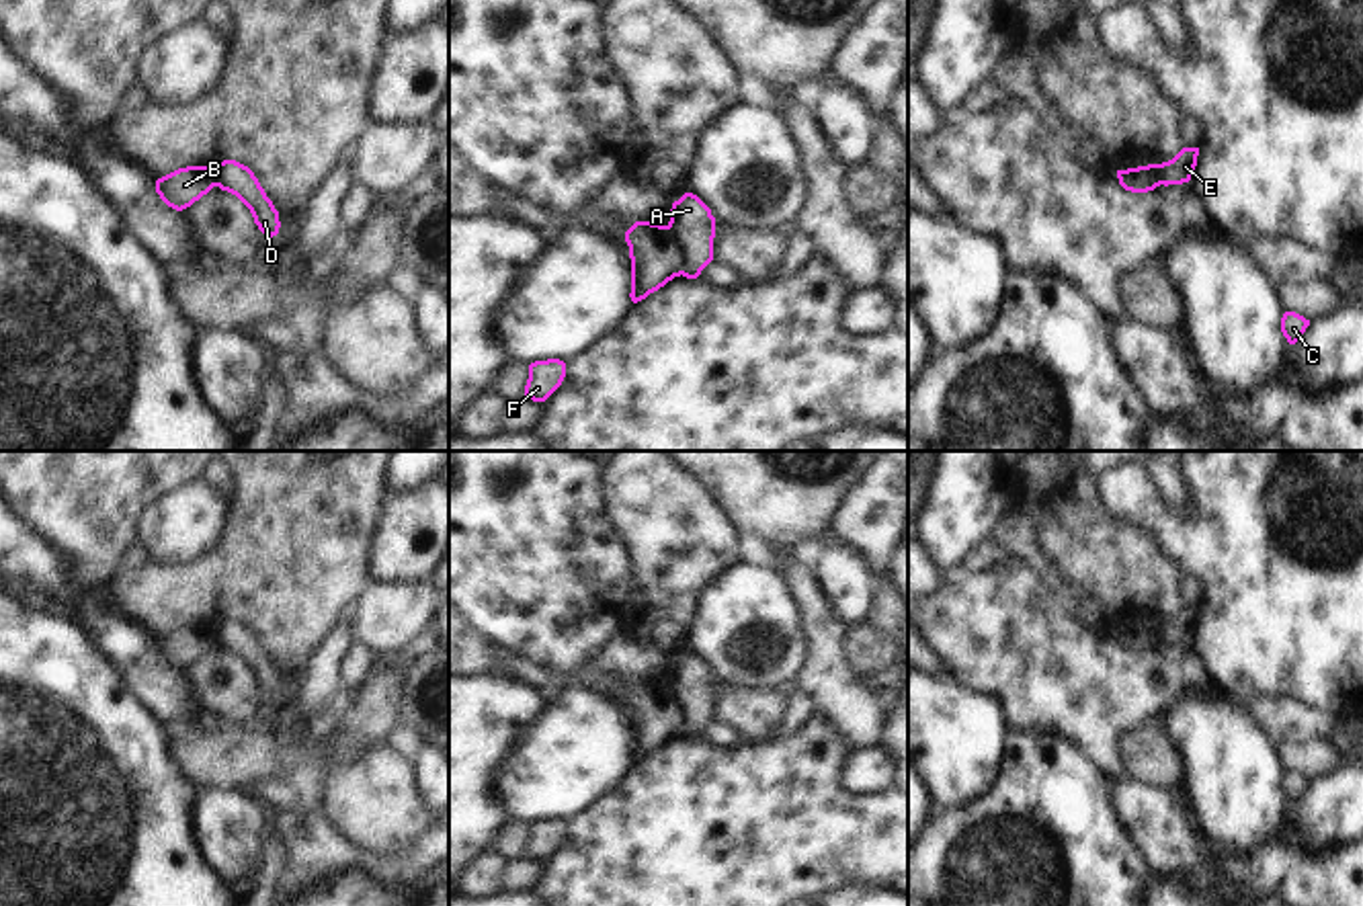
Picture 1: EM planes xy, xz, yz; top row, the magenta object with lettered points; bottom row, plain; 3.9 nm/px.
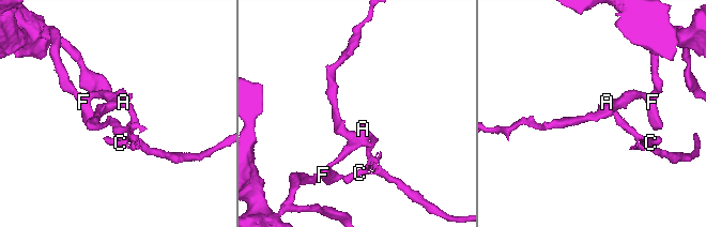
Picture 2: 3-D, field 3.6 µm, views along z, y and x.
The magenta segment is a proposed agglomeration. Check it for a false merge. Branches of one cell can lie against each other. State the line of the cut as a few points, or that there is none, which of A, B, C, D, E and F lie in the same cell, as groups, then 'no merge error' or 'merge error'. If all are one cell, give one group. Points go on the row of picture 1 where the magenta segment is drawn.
xz (667, 226), (679, 249), (681, 273) | A C D / B E F | merge error

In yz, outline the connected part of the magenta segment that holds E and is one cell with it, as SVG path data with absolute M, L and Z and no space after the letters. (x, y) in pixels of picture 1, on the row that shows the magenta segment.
M1183 148L1162 170L1160 184L1183 184L1195 174L1199 148Z

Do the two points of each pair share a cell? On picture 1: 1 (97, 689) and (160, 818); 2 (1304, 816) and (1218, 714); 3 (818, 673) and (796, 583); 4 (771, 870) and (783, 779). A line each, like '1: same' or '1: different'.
1: same
2: different
3: same
4: same

